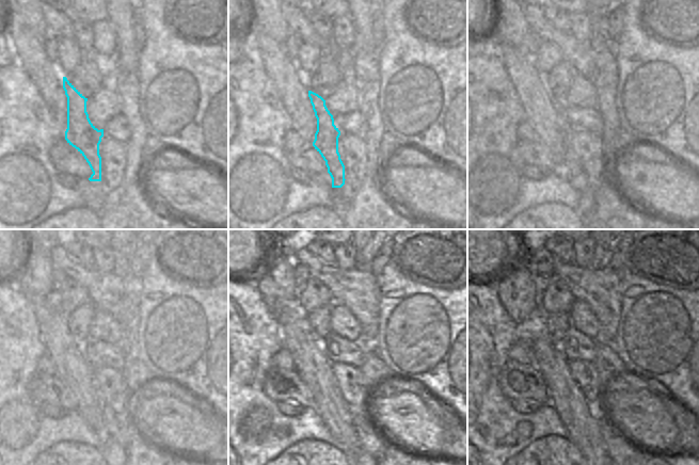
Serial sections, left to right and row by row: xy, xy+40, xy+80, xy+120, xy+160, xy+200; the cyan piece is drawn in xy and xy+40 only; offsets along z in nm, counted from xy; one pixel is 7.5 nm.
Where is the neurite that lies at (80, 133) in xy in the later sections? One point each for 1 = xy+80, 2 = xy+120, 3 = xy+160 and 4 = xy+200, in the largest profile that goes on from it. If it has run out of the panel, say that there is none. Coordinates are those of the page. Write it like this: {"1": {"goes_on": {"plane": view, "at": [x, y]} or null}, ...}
{"1": {"goes_on": {"plane": "xy+80", "at": [572, 170]}}, "2": {"goes_on": {"plane": "xy+120", "at": [120, 427]}}, "3": {"goes_on": {"plane": "xy+160", "at": [369, 441]}}, "4": {"goes_on": {"plane": "xy+200", "at": [618, 446]}}}

